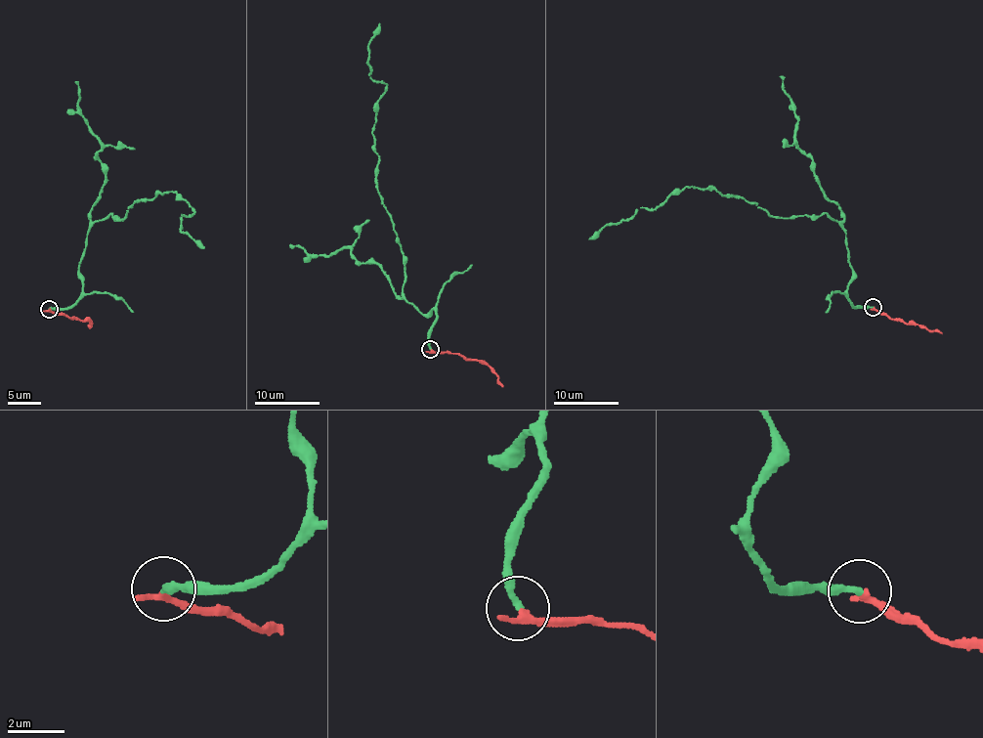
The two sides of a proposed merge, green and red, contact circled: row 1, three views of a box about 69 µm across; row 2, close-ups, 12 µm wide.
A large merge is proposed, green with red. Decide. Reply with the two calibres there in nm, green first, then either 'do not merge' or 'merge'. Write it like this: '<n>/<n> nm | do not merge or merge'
240/280 nm | do not merge

